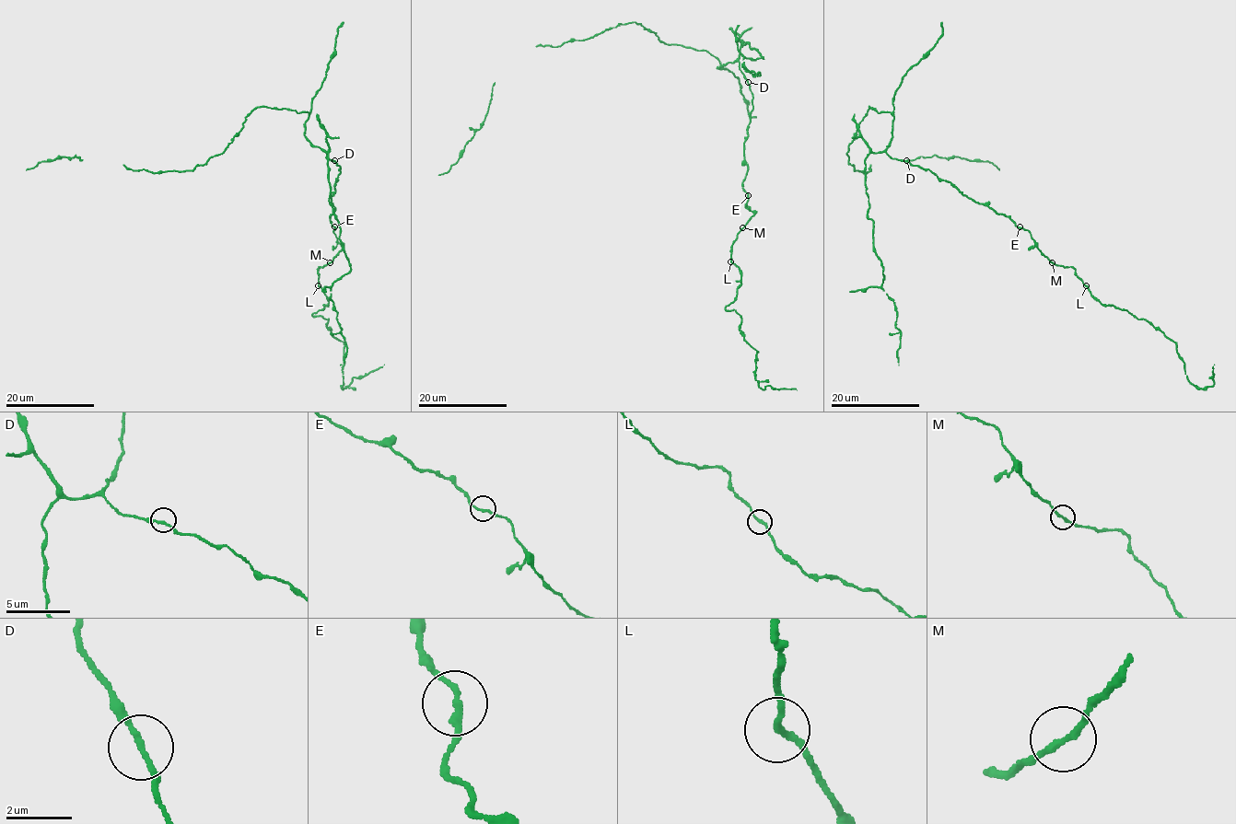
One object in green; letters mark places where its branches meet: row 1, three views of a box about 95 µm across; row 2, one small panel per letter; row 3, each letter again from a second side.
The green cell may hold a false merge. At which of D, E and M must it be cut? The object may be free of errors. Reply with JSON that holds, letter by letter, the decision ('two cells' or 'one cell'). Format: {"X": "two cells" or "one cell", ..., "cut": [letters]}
{"D": "one cell", "E": "one cell", "M": "one cell", "cut": []}

